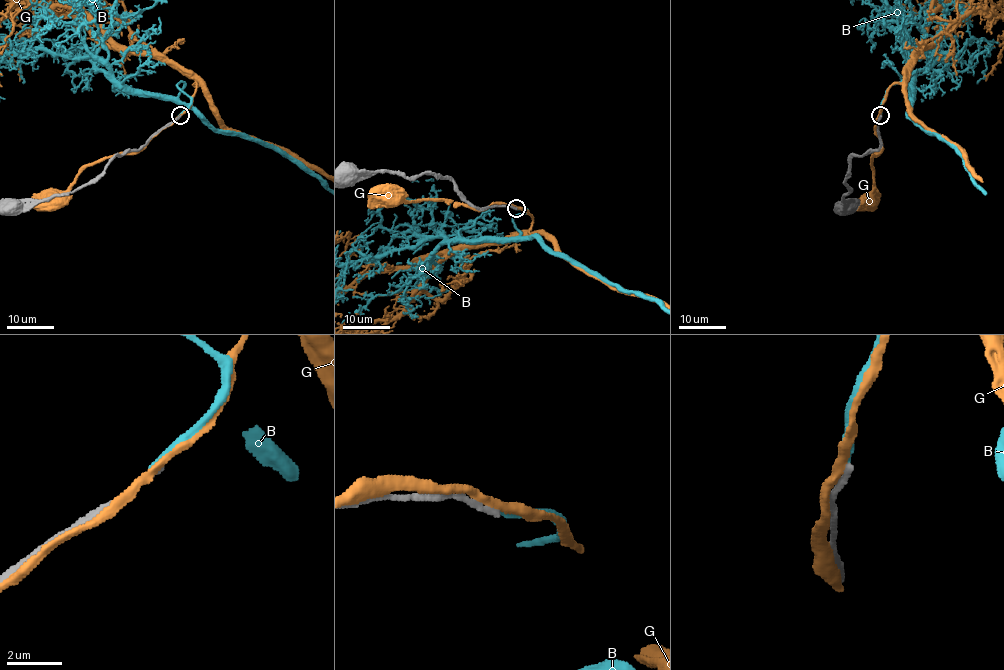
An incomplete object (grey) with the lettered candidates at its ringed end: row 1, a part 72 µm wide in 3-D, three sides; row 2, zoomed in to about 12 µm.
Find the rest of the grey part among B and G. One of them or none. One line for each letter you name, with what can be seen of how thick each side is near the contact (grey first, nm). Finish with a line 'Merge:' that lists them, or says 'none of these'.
Merge: none of these

